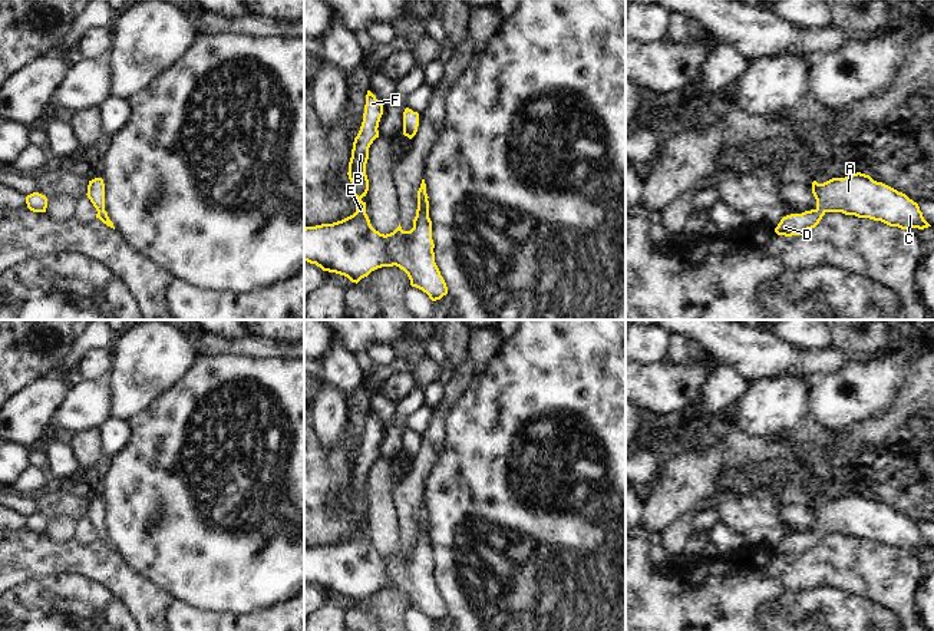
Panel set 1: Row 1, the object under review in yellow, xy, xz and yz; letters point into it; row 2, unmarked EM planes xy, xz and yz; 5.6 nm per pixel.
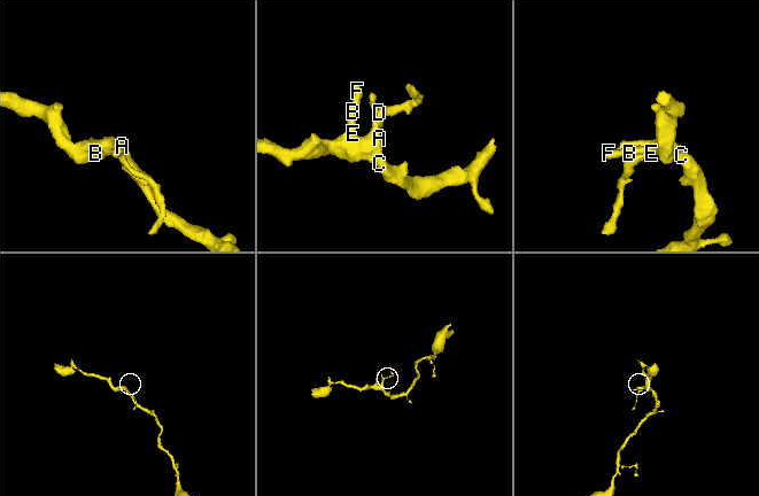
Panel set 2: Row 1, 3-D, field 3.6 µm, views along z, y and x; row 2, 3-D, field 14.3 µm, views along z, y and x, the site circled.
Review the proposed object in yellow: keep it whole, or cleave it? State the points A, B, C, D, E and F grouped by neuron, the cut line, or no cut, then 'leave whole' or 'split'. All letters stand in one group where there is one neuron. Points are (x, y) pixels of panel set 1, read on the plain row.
groups A B C D E F; cut none; leave whole

